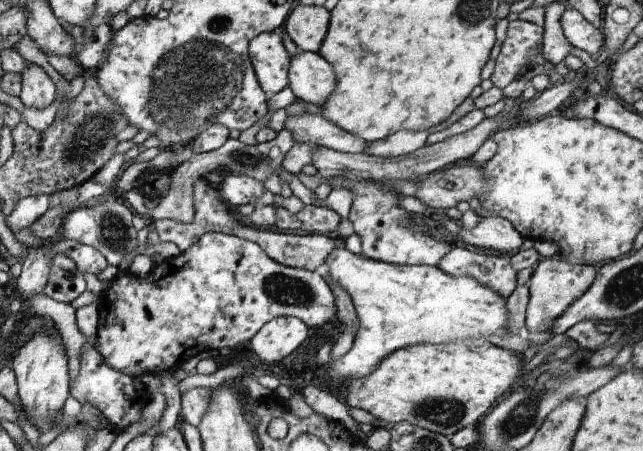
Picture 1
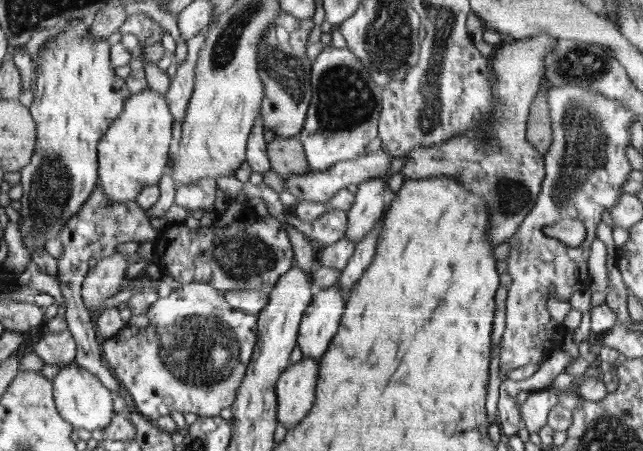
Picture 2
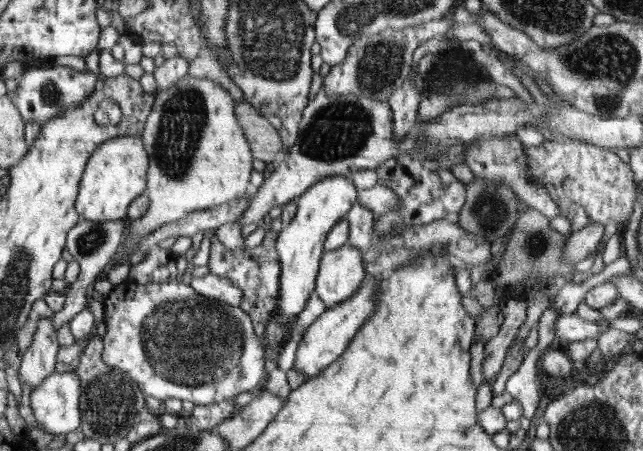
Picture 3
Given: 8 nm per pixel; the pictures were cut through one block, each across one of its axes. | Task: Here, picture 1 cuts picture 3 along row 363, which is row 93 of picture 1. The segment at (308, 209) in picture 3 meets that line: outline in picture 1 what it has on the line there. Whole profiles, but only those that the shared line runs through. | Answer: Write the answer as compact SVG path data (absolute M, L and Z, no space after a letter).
M276 31L262 32L256 38L252 38L248 44L248 54L264 93L276 95L288 87L290 54L286 52L282 38Z

